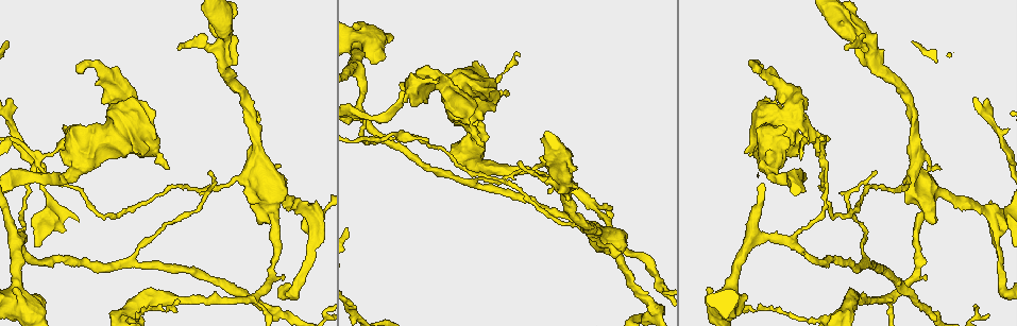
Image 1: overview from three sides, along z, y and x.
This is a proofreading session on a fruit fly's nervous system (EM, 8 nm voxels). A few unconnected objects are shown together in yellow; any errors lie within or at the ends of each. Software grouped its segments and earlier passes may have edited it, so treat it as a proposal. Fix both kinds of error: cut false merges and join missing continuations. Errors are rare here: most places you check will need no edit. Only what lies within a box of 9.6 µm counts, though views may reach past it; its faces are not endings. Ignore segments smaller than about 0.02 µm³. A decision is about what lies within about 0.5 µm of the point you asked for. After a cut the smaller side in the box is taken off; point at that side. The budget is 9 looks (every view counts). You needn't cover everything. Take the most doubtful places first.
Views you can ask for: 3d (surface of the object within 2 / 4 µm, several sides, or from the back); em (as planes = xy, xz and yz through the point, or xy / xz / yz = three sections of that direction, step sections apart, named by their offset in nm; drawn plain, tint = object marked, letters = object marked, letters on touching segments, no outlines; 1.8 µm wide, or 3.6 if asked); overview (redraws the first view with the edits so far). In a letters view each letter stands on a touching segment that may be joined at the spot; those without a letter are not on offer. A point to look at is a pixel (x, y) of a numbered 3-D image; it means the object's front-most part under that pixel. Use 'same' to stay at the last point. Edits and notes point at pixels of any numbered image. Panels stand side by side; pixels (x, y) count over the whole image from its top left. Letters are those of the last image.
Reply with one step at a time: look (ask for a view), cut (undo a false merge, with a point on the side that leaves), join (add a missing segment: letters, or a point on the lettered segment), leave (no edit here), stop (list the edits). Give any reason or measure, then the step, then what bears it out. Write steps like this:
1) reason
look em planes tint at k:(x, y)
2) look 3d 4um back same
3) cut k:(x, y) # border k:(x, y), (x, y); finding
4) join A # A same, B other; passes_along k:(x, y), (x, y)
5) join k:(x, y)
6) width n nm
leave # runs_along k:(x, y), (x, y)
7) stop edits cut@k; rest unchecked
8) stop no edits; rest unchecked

calibre changes
look em planes tint at 1:(926, 202)

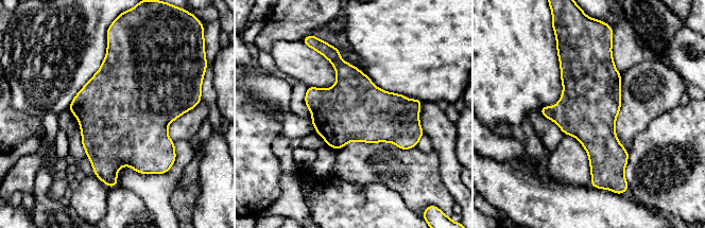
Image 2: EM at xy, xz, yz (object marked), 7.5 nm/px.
what lies round it
look em planes letters same

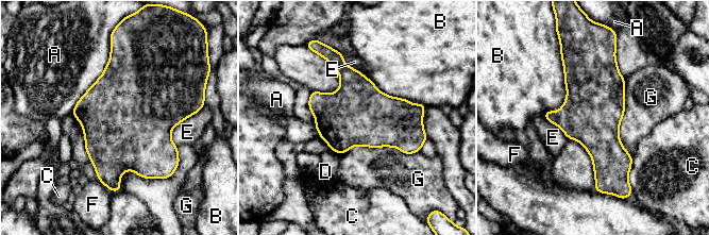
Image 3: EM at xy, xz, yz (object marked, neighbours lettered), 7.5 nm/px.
width 460 nm
leave # A other, B other, C other, D other, E other, F other, G other; border 3:(420, 150), (352, 146), (340, 154); all the same neuron

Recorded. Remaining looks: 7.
branch stops here
look em planes letters at 1:(418, 73)

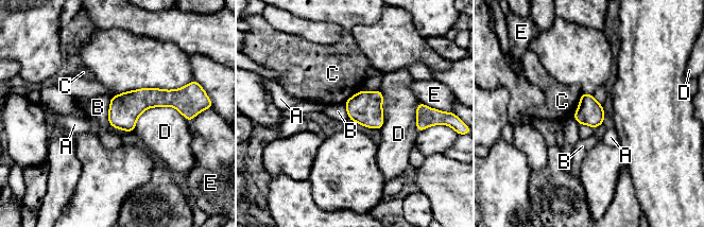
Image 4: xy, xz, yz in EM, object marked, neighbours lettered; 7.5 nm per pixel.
longest_contact D 420 nm
leave # A other, B other, C other, D other, E other; border 4:(110, 98), (108, 123); none of them fits

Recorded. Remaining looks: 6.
an open end
look em 3.6um yz step 16 tint at 1:(495, 89)

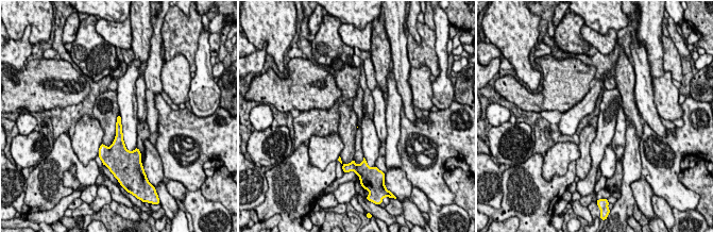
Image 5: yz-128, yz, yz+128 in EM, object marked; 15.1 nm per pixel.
look em 3.6um planes letters same

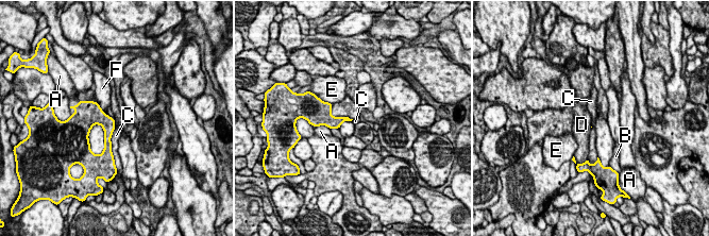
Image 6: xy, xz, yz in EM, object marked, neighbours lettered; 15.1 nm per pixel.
leave # A other, B other, C other, D other, E other, F other; border 6:(115, 119), (113, 155); no lettered segment goes on from it

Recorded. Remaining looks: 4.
closes a loop
look em yz step 8 tint at 1:(772, 159)

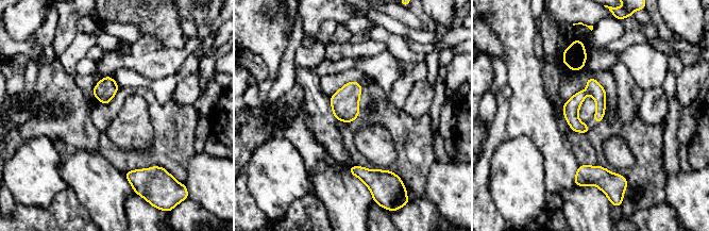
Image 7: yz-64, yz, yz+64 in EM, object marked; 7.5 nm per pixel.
cut it another way
look em planes letters same

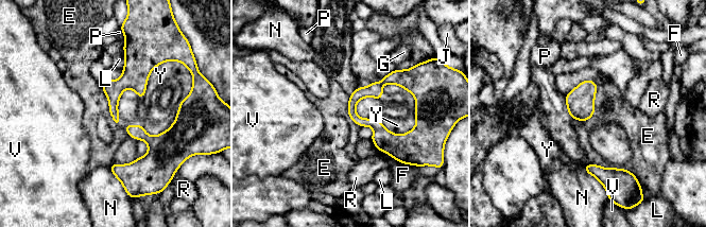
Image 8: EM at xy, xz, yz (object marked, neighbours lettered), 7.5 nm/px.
leave # E other, F other, G other, J other, L other, N other, P other, R other, V other, Y other; border 8:(598, 86), (595, 112), (571, 120); one neuron here

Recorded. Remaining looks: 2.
stop no edits; rest unchecked

